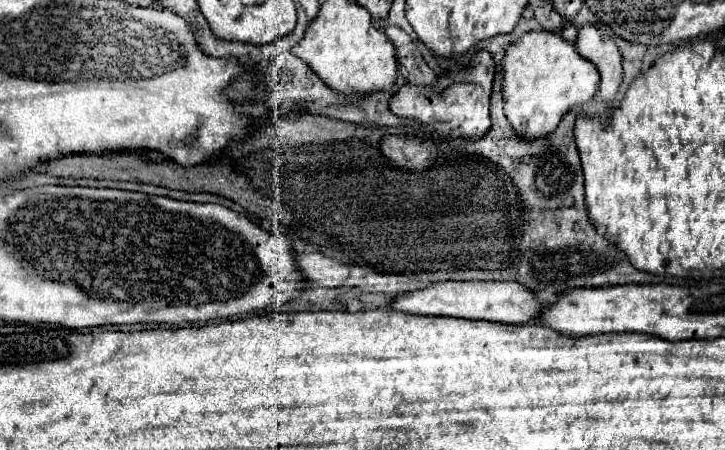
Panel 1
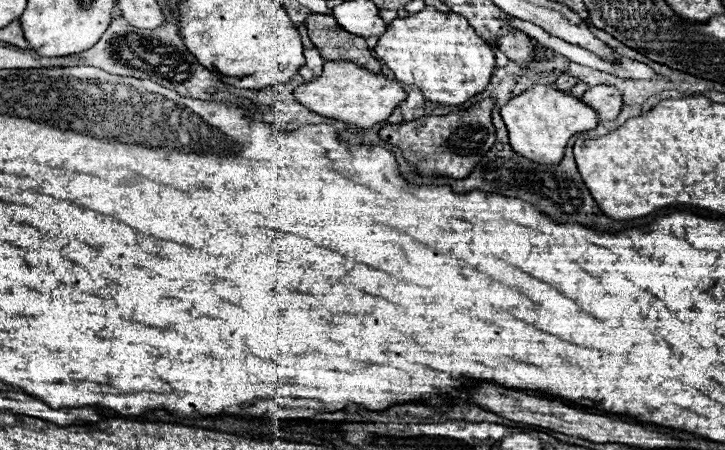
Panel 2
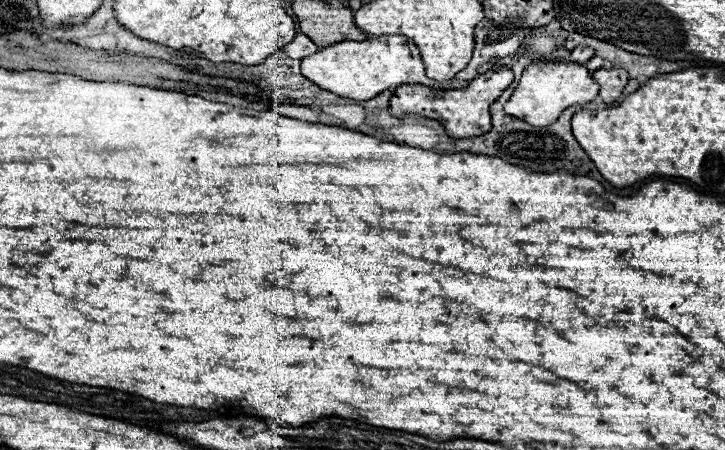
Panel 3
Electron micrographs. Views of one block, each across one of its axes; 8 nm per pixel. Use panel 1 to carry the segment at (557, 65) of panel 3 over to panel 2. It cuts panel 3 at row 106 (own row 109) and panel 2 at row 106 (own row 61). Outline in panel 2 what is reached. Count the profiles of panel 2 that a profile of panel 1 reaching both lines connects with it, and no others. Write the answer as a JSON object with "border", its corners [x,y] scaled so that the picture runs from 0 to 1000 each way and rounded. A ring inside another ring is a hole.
{"border":[[[737,191],[706,218],[692,236],[692,267],[698,271],[706,333],[748,369],[767,369],[778,347],[781,316],[797,293],[819,289],[825,276],[822,249],[814,236],[806,236],[800,218],[767,200],[764,191]]]}

